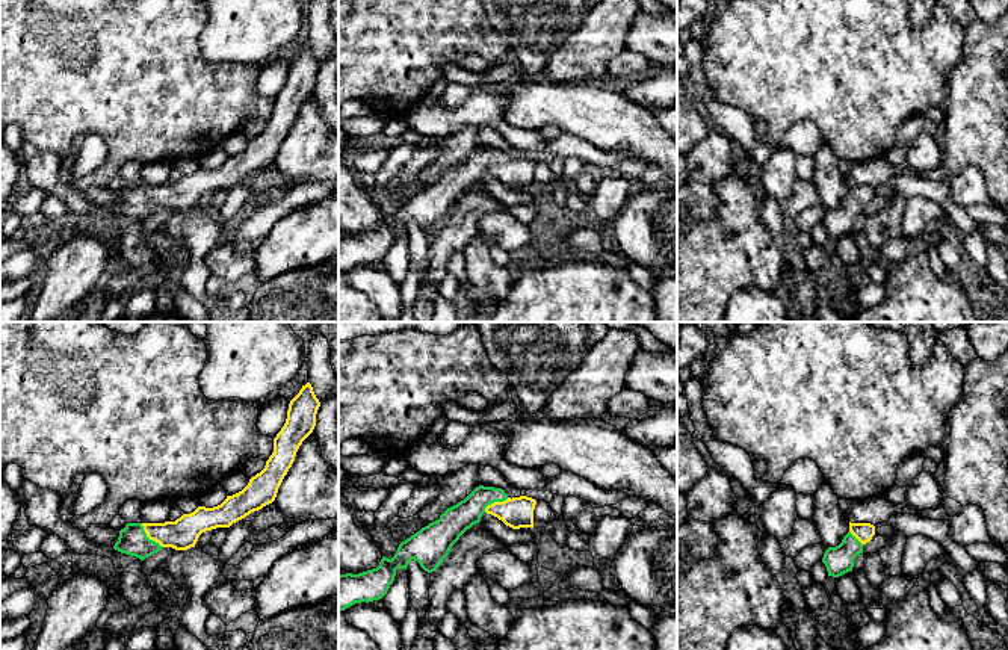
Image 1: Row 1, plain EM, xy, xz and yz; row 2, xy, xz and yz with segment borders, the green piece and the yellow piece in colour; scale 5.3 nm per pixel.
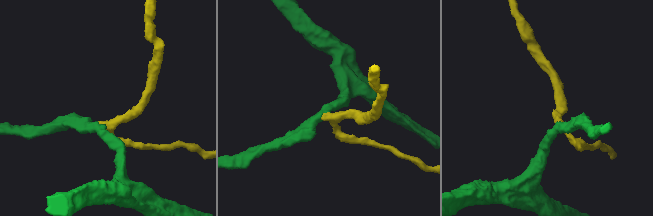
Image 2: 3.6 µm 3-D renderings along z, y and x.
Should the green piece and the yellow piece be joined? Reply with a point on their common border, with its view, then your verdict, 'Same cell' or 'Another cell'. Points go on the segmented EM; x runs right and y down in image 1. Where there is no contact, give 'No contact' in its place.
Touches green at xy (147, 537). Same cell

